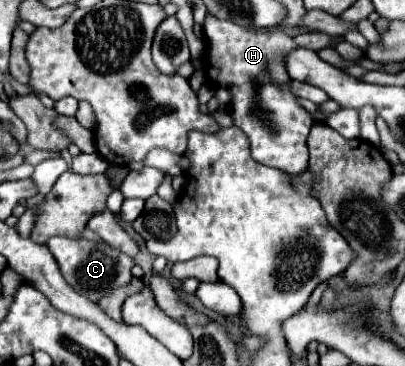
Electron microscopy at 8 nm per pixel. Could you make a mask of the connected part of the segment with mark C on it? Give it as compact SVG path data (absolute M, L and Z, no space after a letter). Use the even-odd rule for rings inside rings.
M51 237L47 241L49 251L53 253L65 281L79 291L81 295L89 297L91 301L99 301L103 295L111 293L115 287L127 285L131 281L131 267L133 259L129 255L123 255L121 251L113 249L111 245L103 241L91 241L91 239L67 239L67 237Z

